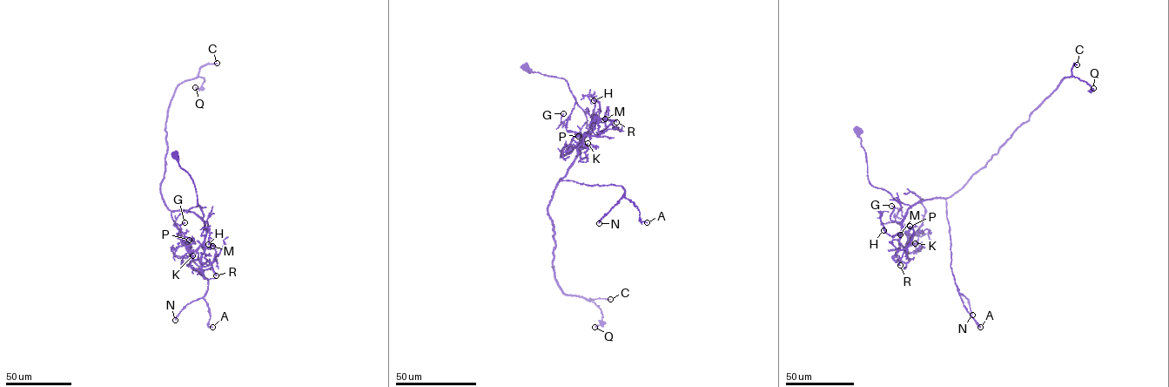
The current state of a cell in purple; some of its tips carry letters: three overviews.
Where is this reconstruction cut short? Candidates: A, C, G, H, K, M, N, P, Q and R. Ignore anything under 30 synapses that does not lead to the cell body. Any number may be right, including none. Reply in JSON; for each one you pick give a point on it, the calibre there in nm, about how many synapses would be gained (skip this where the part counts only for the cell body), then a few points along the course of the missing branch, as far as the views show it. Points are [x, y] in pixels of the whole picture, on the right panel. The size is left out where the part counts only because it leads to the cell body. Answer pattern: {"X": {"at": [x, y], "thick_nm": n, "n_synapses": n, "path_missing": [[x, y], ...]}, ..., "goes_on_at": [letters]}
{"C": {"at": [1077, 64], "thick_nm": 200, "n_synapses": 250, "path_missing": [[1077, 64], [1080, 67], [1076, 78], [1078, 81], [1066, 100], [1064, 100], [1049, 81], [1054, 57]]}, "N": {"at": [972, 315], "thick_nm": 240, "n_synapses": 40, "path_missing": [[972, 315], [985, 328], [992, 342]]}, "goes_on_at": ["C", "N"]}

